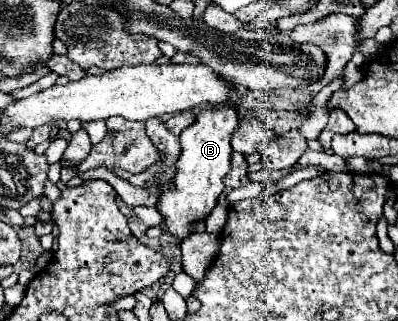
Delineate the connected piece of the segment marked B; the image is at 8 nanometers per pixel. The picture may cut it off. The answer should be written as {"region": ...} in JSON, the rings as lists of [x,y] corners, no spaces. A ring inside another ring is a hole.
{"region":[[[233,92],[231,102],[225,106],[211,106],[203,108],[197,114],[197,122],[191,124],[181,132],[181,156],[177,160],[177,176],[175,176],[175,188],[169,188],[161,194],[161,200],[157,204],[157,210],[165,218],[165,228],[177,236],[185,238],[191,234],[193,226],[197,220],[203,220],[205,216],[211,214],[213,206],[217,204],[219,194],[223,192],[225,184],[223,178],[229,172],[231,166],[231,134],[235,132],[239,124],[239,116],[231,104],[235,104],[241,94]]]}

